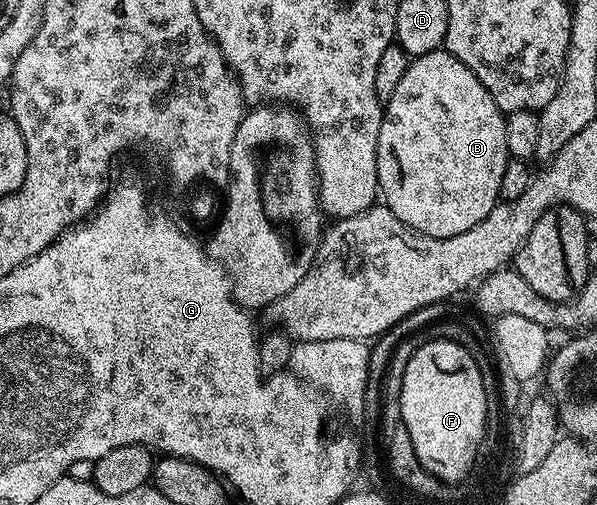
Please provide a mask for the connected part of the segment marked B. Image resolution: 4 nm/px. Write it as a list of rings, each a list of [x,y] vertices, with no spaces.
[[[439,48],[422,57],[412,58],[407,72],[403,74],[403,79],[399,82],[399,87],[395,87],[395,95],[391,95],[391,99],[384,102],[381,114],[379,143],[377,144],[377,188],[383,198],[383,204],[404,225],[408,225],[417,233],[428,237],[447,239],[451,235],[463,235],[463,231],[471,231],[471,227],[475,227],[475,223],[487,219],[487,215],[499,204],[503,171],[511,160],[507,151],[505,118],[506,114],[501,112],[495,99],[491,99],[487,87],[483,87],[483,83],[479,83],[479,79],[475,79],[473,72],[463,63],[459,63],[459,59],[455,59],[455,55],[451,55],[444,48]]]

